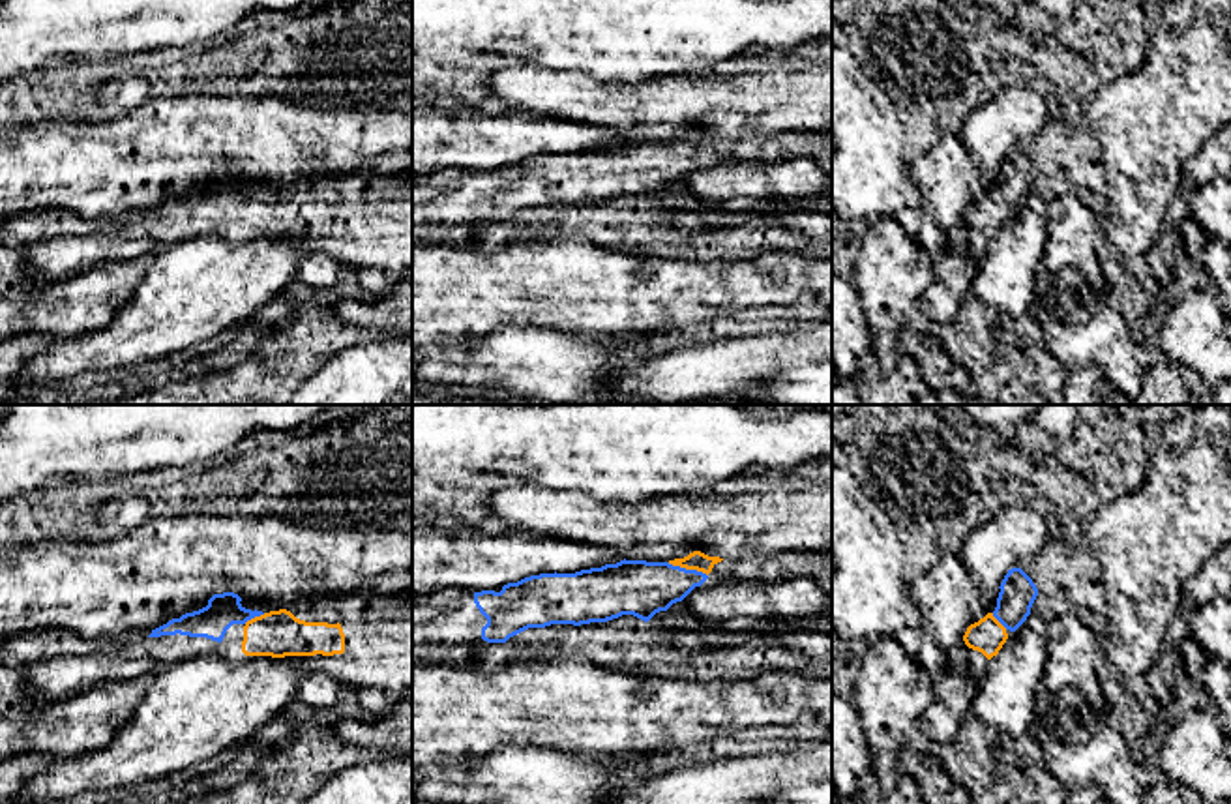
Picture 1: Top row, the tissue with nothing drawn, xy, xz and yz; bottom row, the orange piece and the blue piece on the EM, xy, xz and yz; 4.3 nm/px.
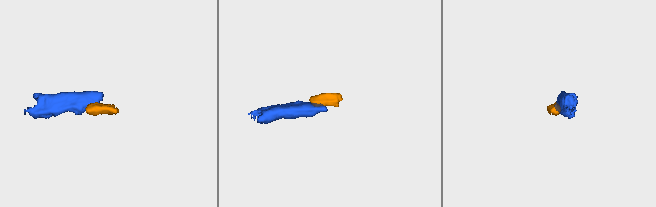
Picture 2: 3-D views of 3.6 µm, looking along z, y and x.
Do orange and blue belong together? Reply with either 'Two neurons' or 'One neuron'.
One neuron

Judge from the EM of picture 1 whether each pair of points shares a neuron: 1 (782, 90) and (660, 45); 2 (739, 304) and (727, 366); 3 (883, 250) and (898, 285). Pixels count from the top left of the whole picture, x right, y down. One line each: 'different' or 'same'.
1: different
2: different
3: same

